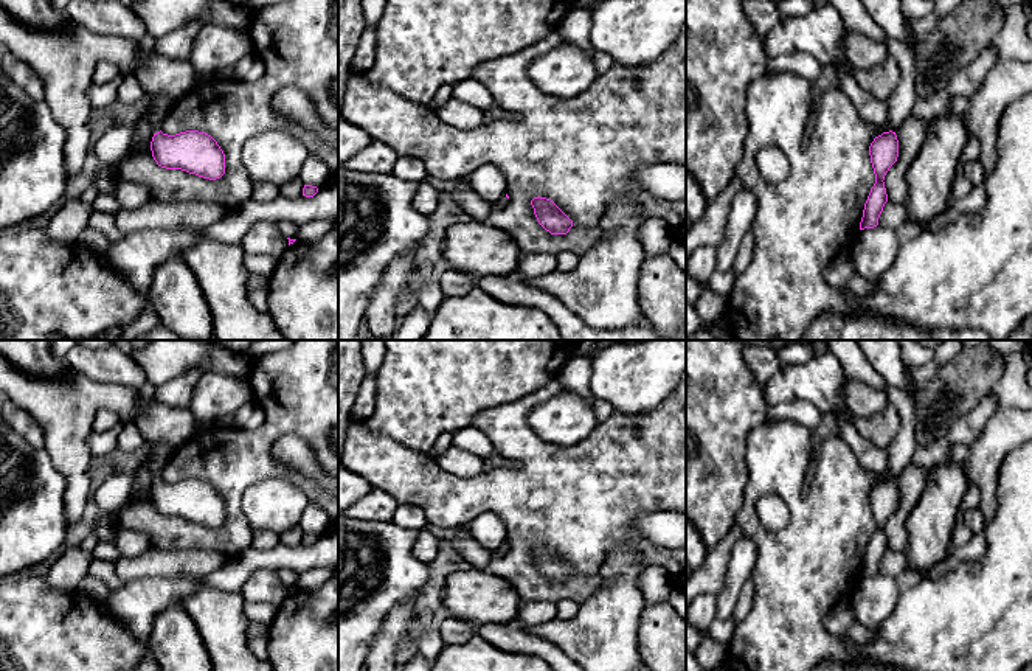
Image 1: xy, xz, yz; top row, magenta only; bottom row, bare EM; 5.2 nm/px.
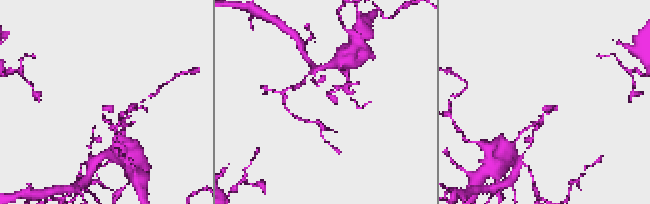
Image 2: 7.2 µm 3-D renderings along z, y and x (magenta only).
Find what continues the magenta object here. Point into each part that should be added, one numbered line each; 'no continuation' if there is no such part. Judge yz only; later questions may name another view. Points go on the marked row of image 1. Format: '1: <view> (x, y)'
1: yz (900, 104)

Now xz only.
no continuation

